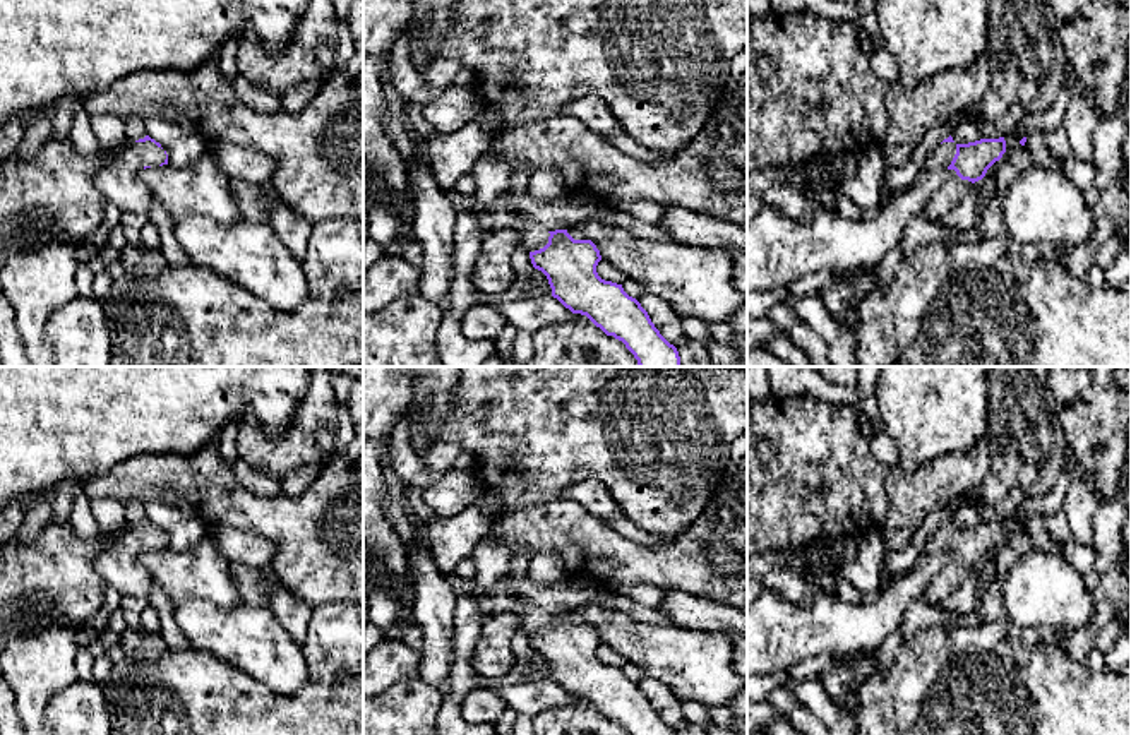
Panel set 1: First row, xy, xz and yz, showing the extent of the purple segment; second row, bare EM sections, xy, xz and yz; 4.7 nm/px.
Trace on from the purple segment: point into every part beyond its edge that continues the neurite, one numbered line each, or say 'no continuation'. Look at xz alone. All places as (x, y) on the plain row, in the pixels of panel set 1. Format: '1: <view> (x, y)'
no continuation

